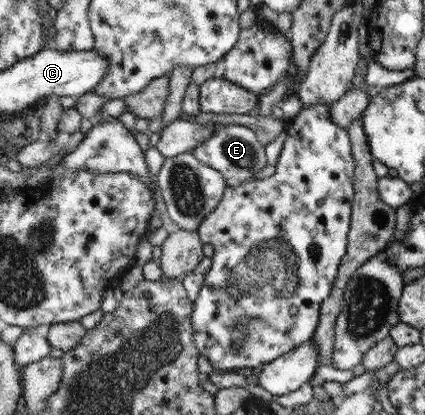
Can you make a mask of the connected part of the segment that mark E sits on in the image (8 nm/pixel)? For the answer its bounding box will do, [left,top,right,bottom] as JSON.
[191,124,266,185]

